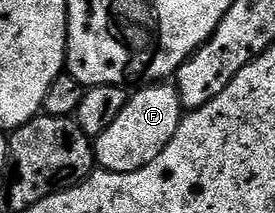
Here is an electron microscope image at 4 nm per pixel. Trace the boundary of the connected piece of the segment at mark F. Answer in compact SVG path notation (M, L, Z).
M170 82L143 85L136 91L139 92L128 98L117 121L113 121L113 125L94 140L95 162L102 170L133 173L149 165L149 161L153 161L153 157L157 157L161 149L173 141L173 133L177 133L177 125L183 120L185 112L179 100L179 90Z

